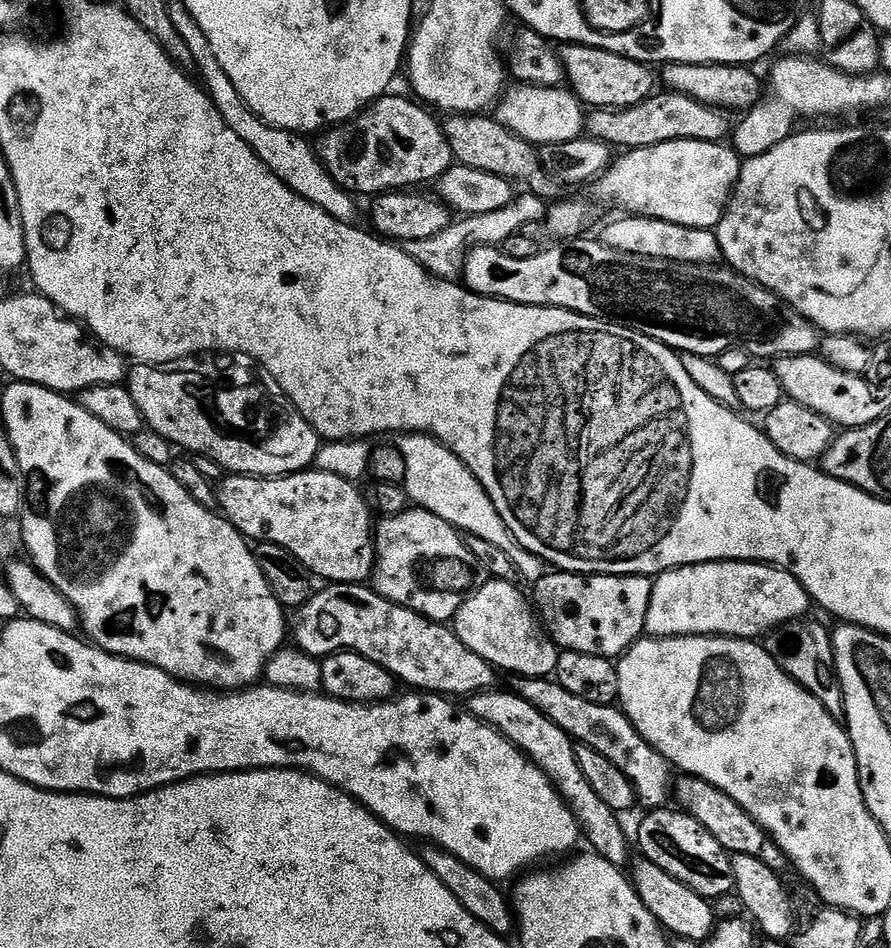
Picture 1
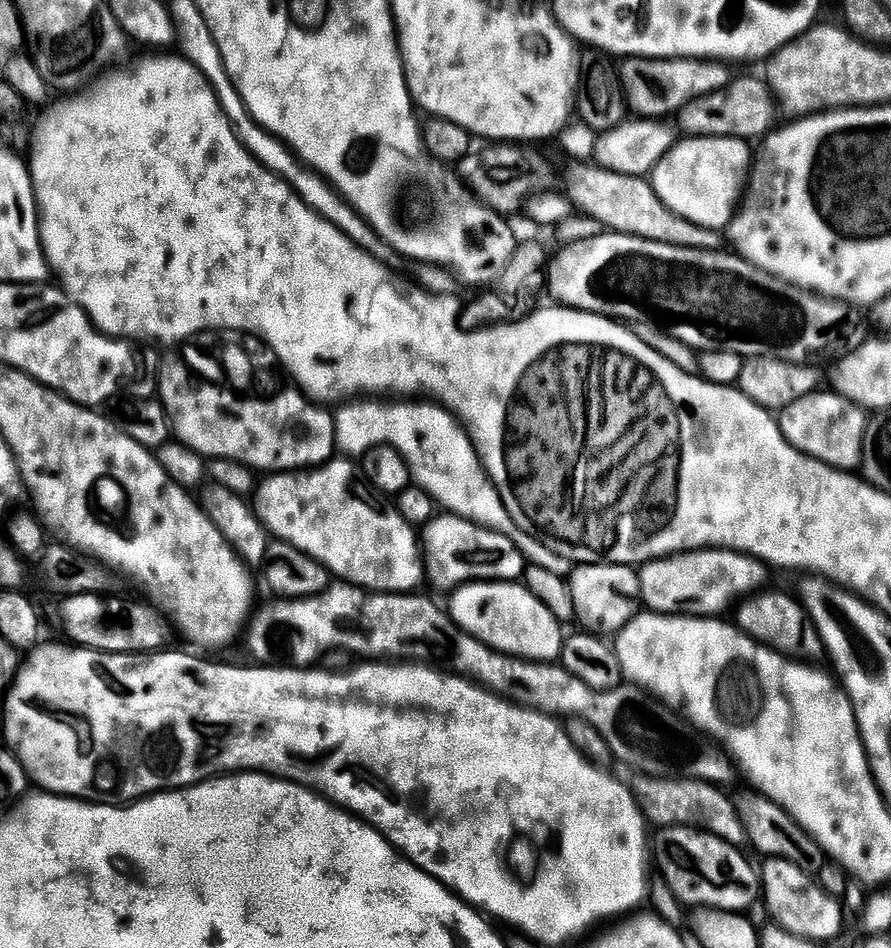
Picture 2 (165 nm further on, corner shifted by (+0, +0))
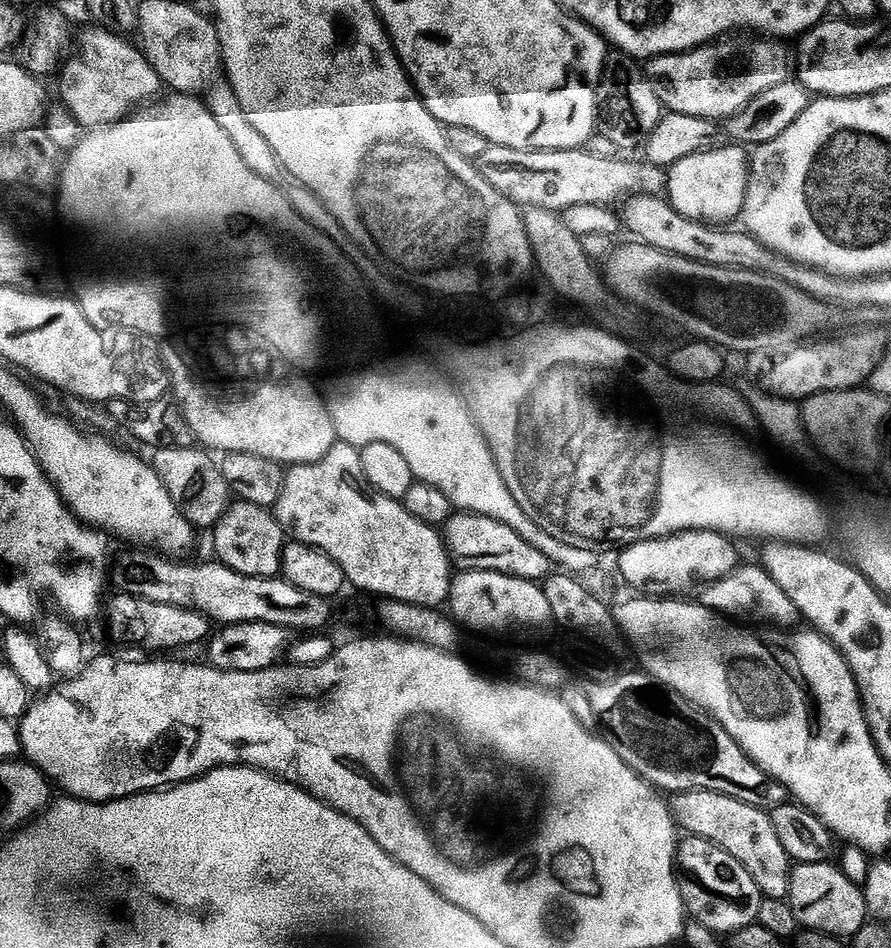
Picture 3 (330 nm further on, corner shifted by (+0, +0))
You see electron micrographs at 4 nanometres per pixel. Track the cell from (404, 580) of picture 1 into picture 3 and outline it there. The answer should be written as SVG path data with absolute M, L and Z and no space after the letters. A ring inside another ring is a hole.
M461 511L449 518L443 525L442 534L451 551L457 557L469 560L473 569L482 572L501 572L507 576L517 576L523 580L543 582L553 571L554 560L536 548L511 524L503 524L489 516L477 512Z

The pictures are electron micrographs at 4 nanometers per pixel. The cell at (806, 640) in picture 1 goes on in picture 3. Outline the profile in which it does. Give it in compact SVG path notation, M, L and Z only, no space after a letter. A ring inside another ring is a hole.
M741 563L730 574L700 584L698 591L698 603L702 607L728 618L749 616L752 620L765 620L768 626L792 626L798 620L794 602L790 602L790 594L786 594L786 590L782 590L782 586L778 586L778 582L774 582L772 575L759 563Z

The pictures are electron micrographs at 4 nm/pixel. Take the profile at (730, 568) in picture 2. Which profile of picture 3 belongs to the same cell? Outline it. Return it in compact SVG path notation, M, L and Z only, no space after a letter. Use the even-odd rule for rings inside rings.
M677 532L670 536L662 536L658 540L639 540L636 544L629 544L619 553L618 563L622 570L622 578L631 584L633 589L640 588L688 588L708 583L711 580L730 574L738 567L736 548L729 537L720 532Z

